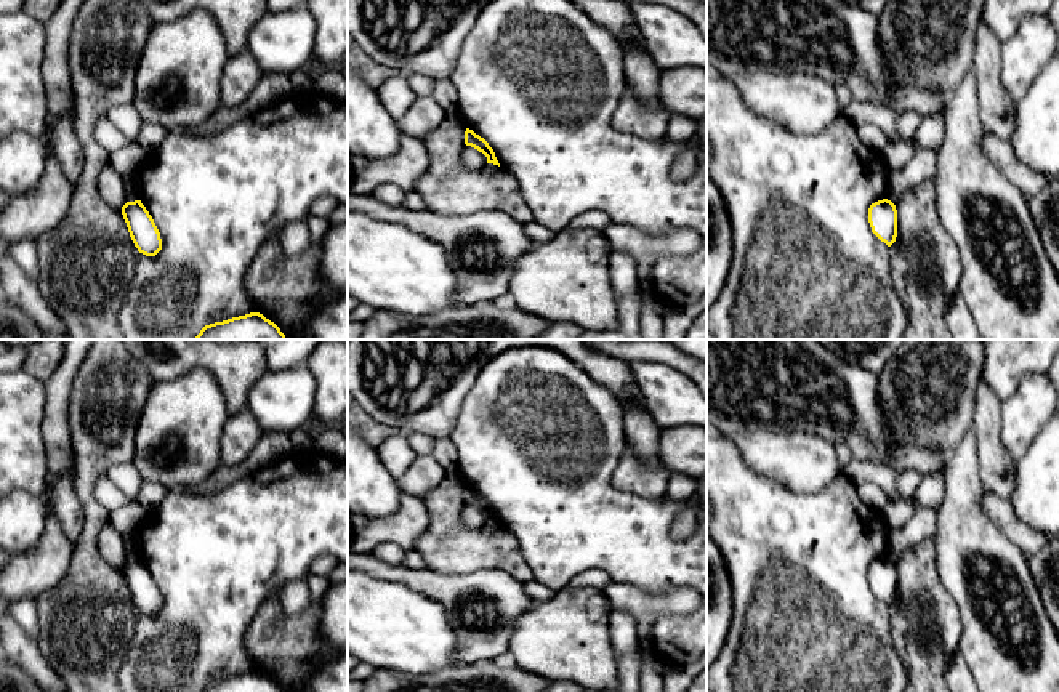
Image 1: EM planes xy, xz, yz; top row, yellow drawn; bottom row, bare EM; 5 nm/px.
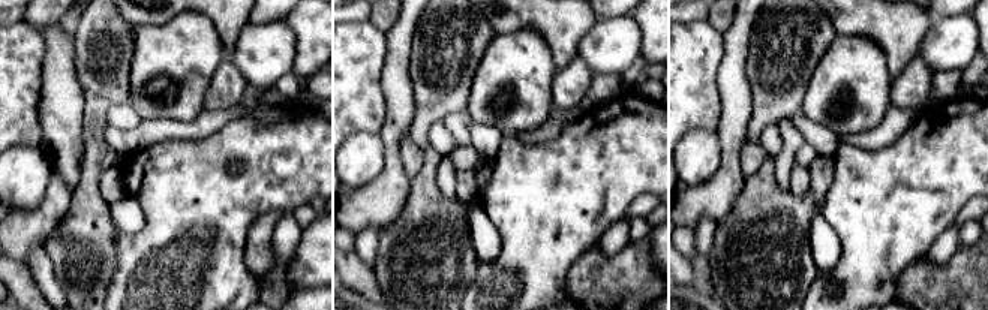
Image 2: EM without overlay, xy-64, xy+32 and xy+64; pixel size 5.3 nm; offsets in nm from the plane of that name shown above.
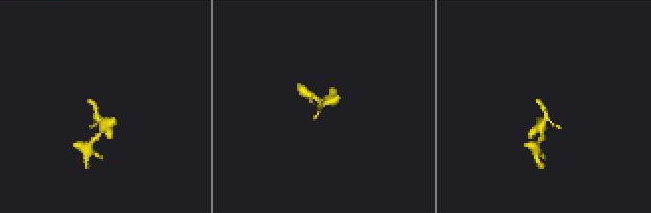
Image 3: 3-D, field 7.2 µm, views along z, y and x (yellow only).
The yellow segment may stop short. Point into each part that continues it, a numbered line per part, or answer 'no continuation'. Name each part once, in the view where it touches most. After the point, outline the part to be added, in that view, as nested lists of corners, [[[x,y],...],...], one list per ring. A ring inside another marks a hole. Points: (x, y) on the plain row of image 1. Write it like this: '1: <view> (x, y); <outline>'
no continuation

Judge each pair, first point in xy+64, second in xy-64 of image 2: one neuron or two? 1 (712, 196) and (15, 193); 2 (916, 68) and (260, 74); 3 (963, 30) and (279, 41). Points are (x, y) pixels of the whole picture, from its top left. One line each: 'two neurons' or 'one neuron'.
1: two neurons
2: two neurons
3: one neuron

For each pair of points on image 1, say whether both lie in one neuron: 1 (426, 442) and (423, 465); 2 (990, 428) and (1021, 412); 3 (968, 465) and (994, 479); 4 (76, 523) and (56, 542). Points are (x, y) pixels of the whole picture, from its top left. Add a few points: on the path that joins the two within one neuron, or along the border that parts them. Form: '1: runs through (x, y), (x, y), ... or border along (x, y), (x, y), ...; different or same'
1: border along (430, 452), (417, 455); different
2: border along (1000, 402), (1000, 444), (1013, 460); different
3: border along (974, 434), (979, 481), (984, 489); different
4: border along (50, 498), (50, 506), (61, 532), (72, 543); different

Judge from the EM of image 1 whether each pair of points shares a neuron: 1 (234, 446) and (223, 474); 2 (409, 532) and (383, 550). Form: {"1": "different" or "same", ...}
{"1": "different", "2": "different"}

